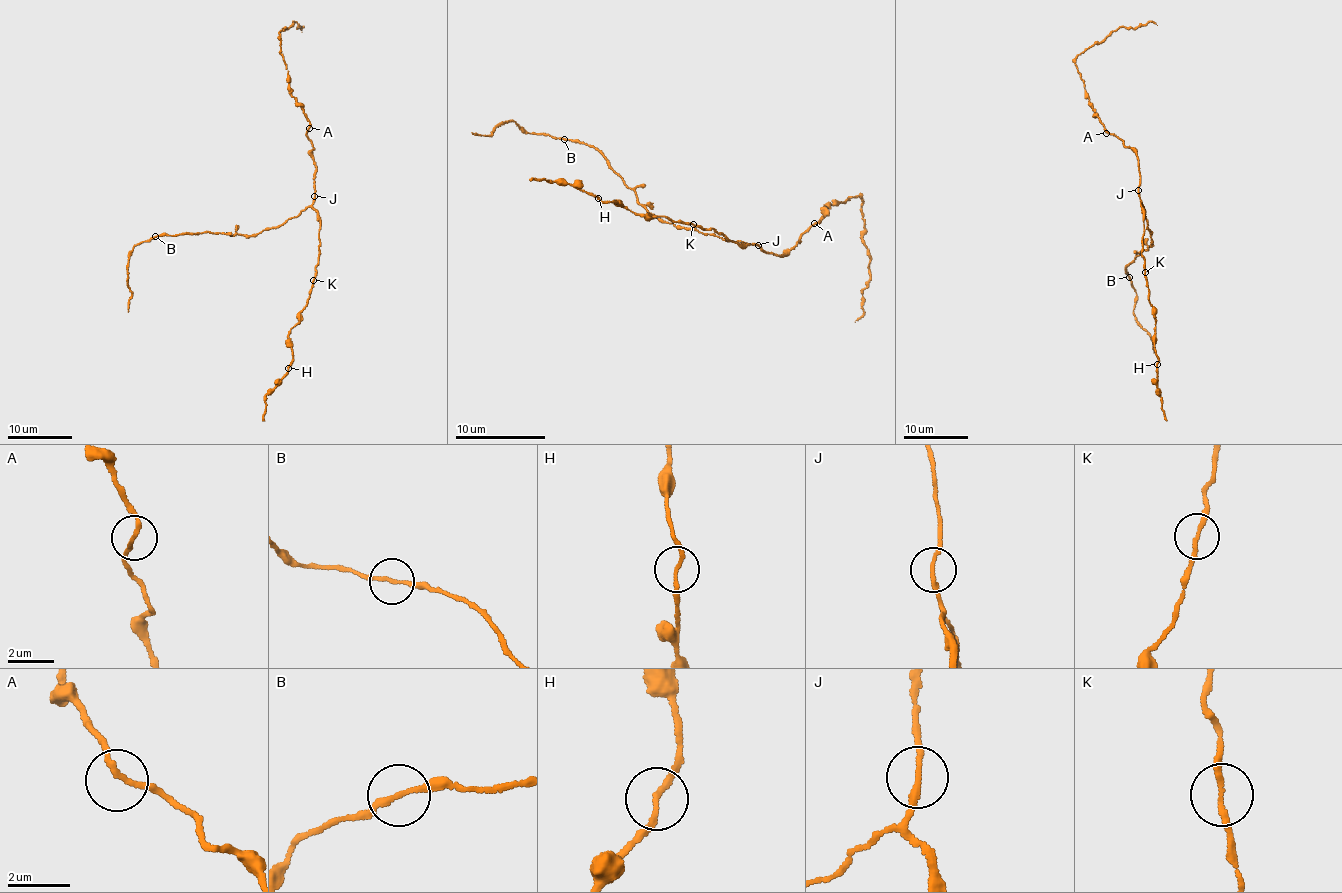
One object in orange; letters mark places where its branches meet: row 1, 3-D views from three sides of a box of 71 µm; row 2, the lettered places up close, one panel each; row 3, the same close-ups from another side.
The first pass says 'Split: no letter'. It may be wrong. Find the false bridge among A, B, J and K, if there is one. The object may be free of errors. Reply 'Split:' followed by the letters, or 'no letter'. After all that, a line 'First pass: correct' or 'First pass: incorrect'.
Split: no letter
First pass: correct

